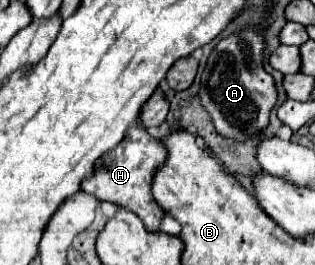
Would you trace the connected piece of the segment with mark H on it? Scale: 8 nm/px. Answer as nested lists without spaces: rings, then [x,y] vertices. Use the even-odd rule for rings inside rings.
[[[132,126],[126,132],[120,146],[112,148],[96,162],[96,172],[94,172],[94,176],[90,176],[82,182],[82,190],[88,194],[94,194],[98,200],[108,200],[112,204],[128,208],[144,222],[144,226],[150,232],[154,232],[154,230],[158,230],[164,210],[154,200],[150,188],[152,188],[152,174],[162,162],[164,162],[164,146],[160,144],[160,140],[150,136],[144,128]]]

